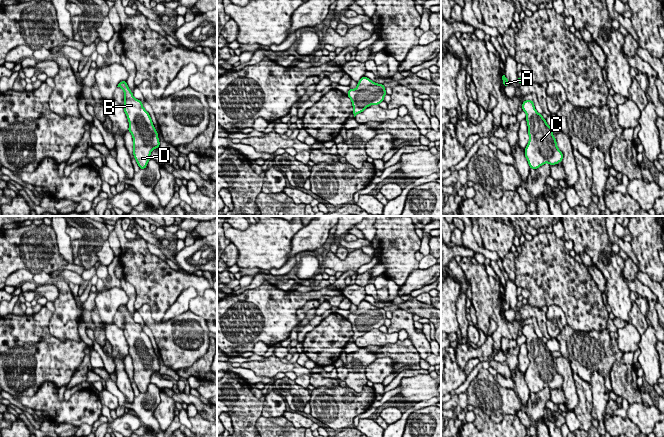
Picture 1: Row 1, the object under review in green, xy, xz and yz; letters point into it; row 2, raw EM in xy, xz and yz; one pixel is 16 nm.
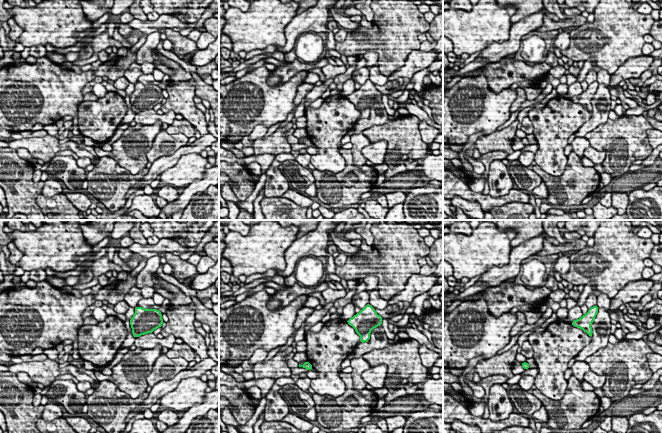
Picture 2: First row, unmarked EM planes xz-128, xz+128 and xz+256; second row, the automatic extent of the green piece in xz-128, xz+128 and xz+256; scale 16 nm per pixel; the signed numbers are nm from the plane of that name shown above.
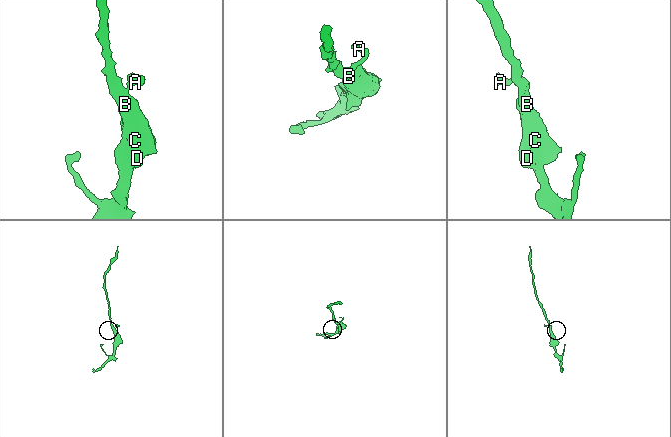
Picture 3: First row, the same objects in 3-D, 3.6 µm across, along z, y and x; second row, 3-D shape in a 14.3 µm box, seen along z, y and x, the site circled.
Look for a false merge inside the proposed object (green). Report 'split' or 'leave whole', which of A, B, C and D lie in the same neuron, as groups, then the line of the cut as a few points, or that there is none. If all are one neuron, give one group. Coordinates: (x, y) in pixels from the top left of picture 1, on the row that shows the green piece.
leave whole | A B C D | no cut

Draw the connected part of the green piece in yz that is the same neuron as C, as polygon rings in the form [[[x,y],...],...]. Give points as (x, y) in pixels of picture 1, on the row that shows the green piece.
[[[532,100],[522,103],[522,110],[526,113],[529,142],[525,148],[525,157],[530,169],[537,169],[545,163],[550,166],[560,163],[563,159],[562,152],[558,149],[553,136],[553,129],[539,114]]]

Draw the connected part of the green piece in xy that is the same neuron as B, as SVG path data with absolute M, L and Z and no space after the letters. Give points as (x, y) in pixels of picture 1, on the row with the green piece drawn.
M121 81L117 87L124 91L124 112L129 121L128 131L133 138L133 155L140 169L147 167L150 154L159 148L160 142L149 113L140 100L133 96L126 81Z

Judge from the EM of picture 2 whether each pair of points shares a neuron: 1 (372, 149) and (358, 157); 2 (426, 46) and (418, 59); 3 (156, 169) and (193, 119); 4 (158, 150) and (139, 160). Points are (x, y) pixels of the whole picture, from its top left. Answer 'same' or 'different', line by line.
1: different
2: different
3: different
4: different

